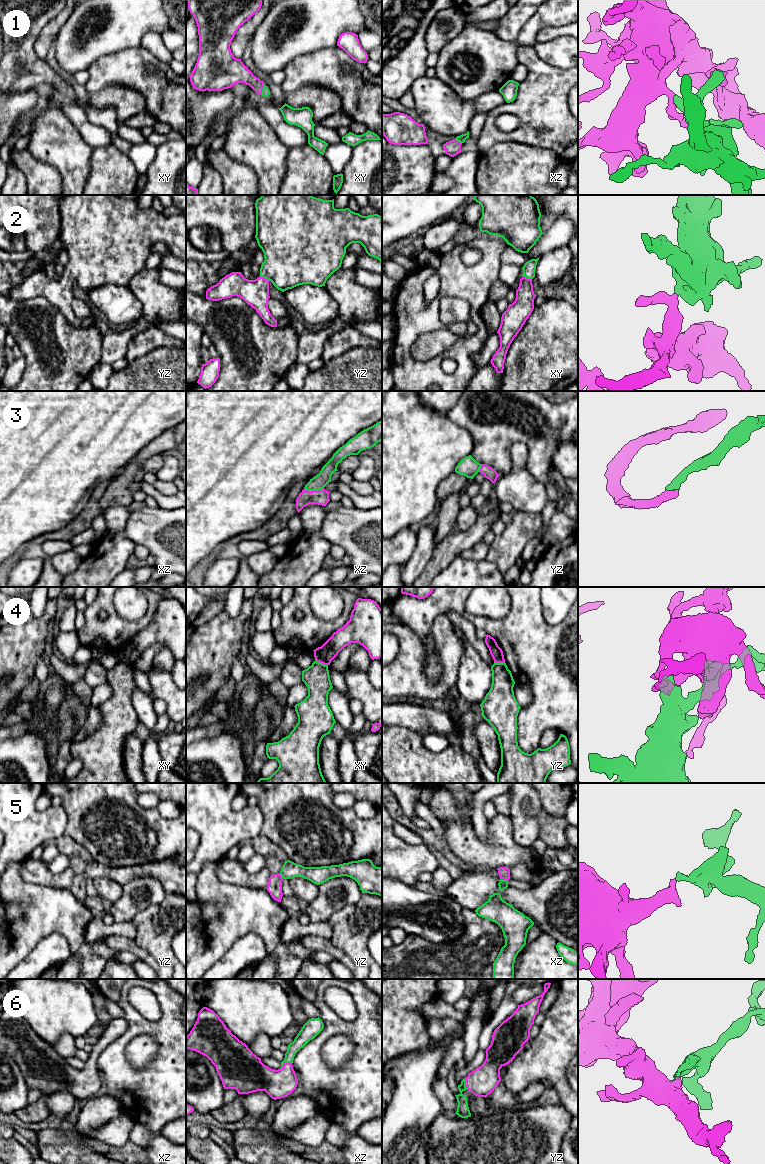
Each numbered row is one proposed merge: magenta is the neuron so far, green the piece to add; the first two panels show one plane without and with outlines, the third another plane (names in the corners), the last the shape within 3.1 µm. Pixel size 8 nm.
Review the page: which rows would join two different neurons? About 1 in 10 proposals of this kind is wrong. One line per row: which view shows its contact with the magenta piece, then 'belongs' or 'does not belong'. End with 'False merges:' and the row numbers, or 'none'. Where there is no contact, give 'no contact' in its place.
1: xy | belongs
2: yz | belongs
3: xz | belongs
4: xy | does not belong
5: xz | belongs
6: xz | belongs
False merges: 4

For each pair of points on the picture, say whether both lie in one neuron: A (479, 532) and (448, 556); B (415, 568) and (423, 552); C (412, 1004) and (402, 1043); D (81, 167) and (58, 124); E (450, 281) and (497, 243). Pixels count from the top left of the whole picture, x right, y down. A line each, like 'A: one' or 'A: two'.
A: one
B: one
C: one
D: one
E: one

